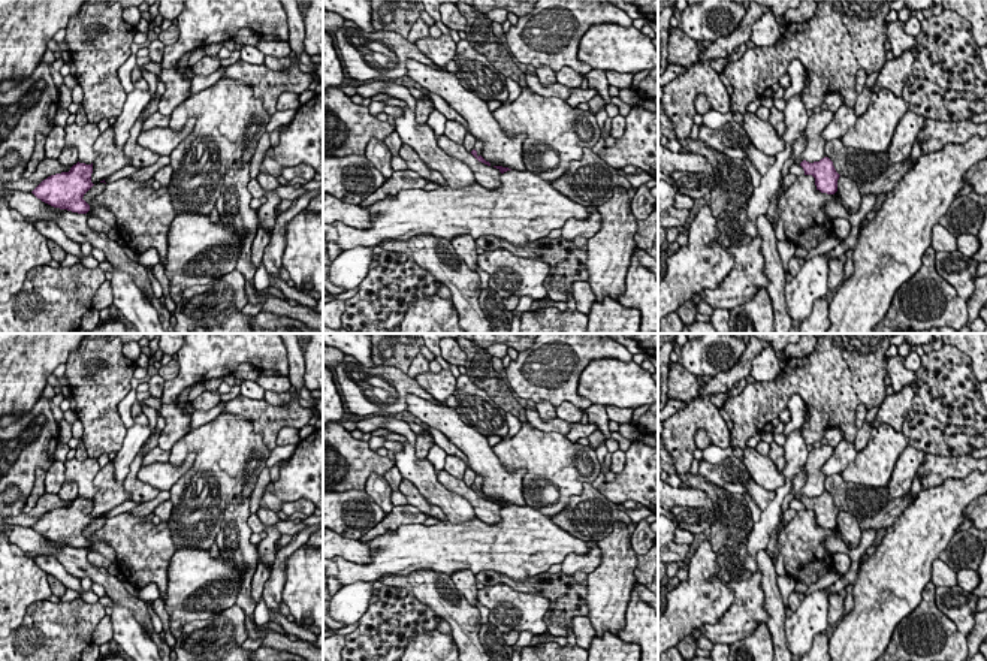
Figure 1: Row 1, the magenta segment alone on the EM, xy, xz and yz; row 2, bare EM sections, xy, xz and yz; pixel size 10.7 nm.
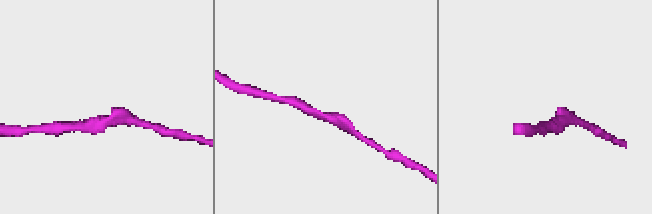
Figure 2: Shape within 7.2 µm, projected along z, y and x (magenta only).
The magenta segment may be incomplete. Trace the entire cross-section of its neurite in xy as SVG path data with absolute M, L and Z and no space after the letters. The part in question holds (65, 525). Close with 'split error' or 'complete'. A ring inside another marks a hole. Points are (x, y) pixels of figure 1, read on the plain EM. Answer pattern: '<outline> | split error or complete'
M76 498L69 507L61 507L43 514L31 528L42 537L78 549L87 549L90 540L82 534L94 520L91 517L93 498Z | complete

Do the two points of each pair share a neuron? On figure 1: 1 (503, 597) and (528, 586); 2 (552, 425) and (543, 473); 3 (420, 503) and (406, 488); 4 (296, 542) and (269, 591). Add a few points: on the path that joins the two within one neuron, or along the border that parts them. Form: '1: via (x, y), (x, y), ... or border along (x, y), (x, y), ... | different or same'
1: border along (516, 589), (543, 595), (549, 601), (548, 610) | different
2: border along (527, 419), (536, 428), (555, 431), (564, 437) | different
3: via (417, 500), (409, 491) | same
4: via (284, 554), (278, 566), (277, 579) | same

